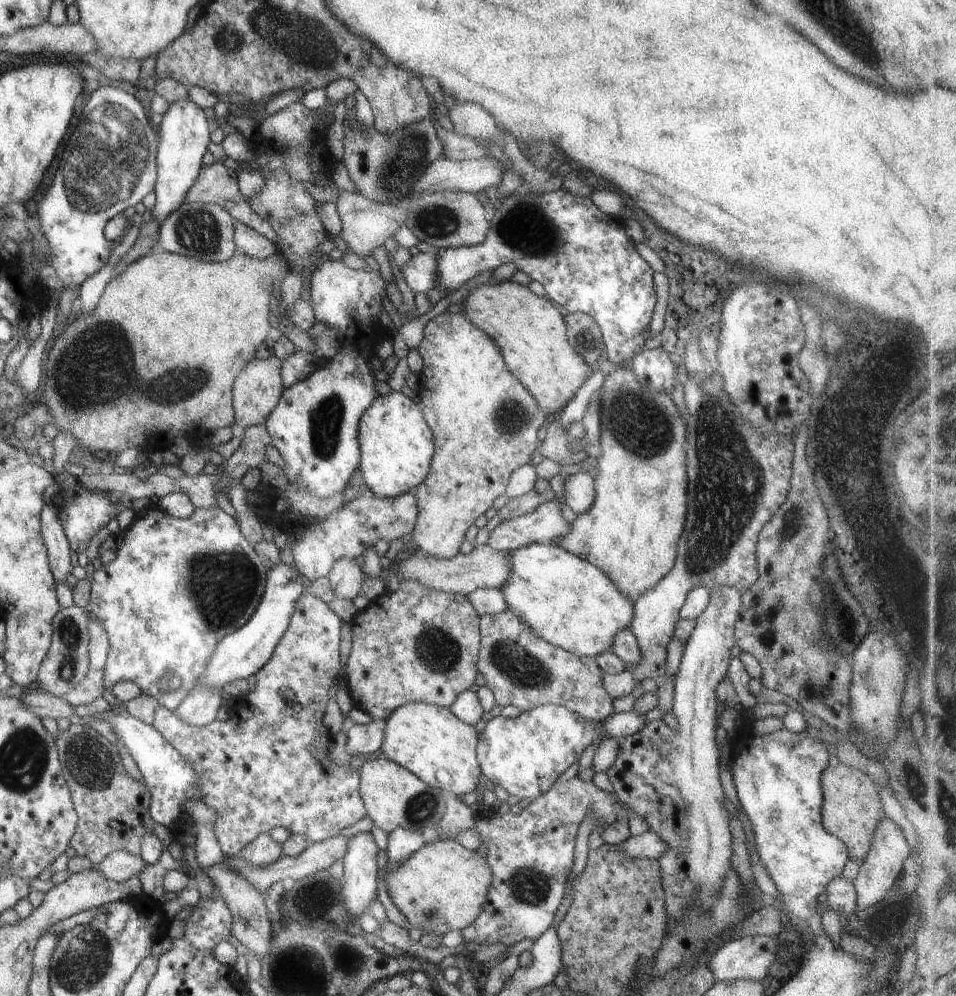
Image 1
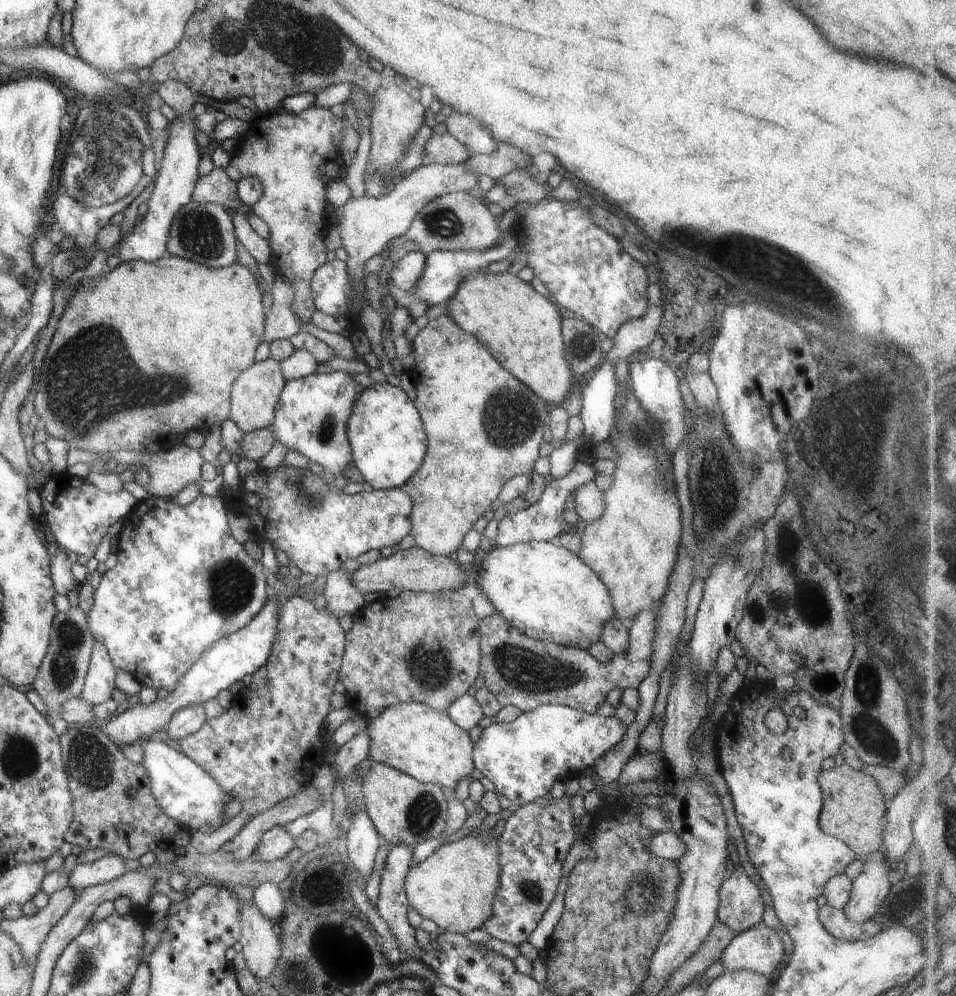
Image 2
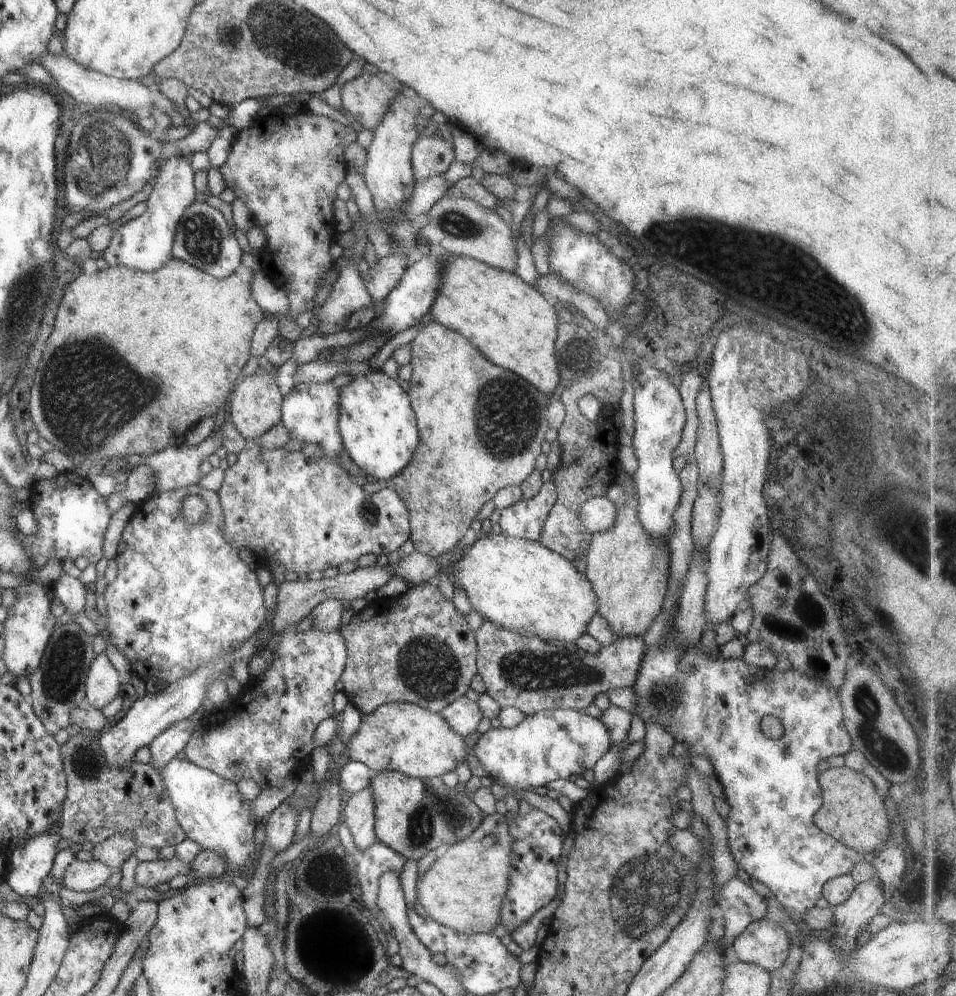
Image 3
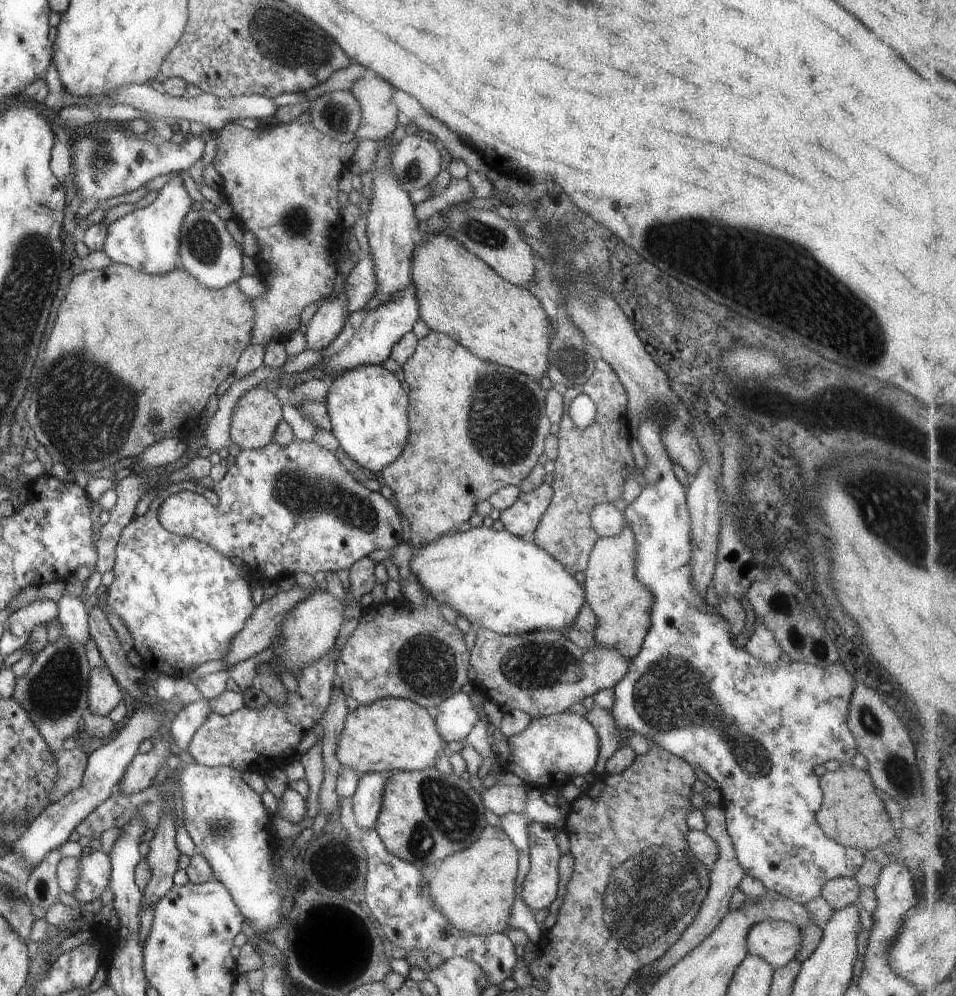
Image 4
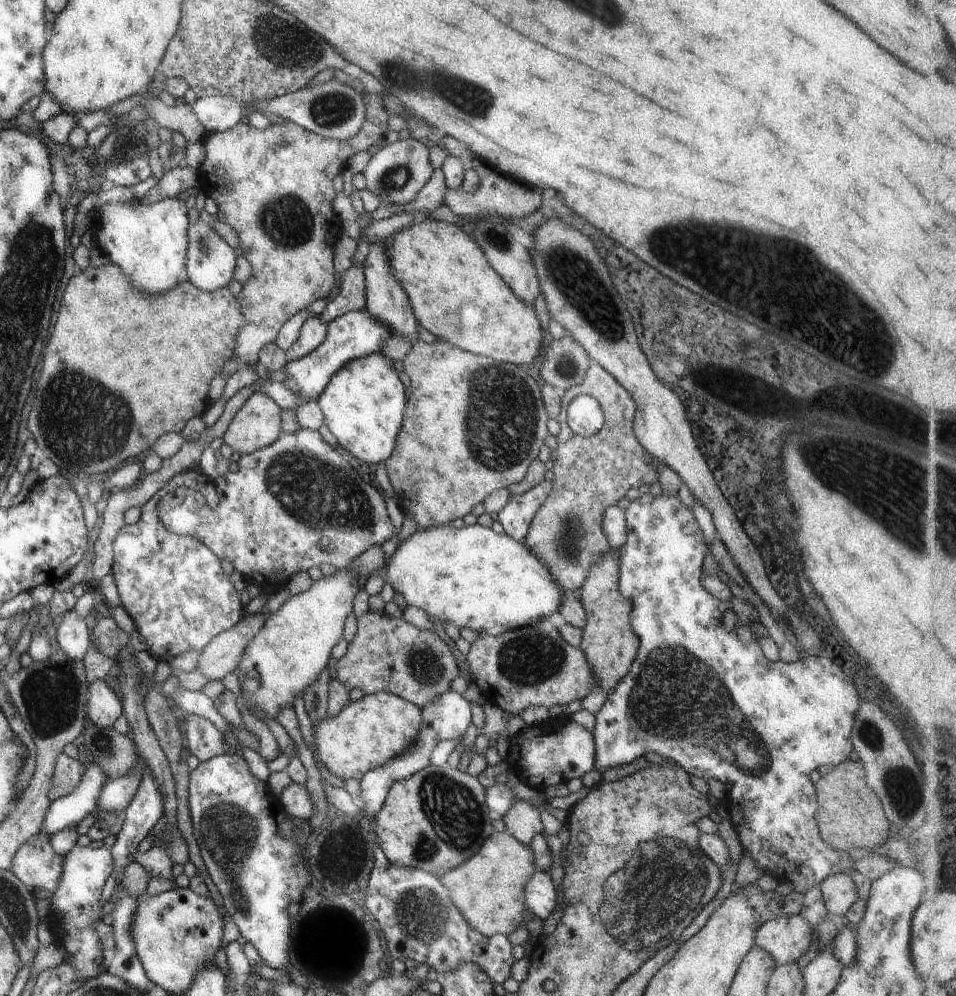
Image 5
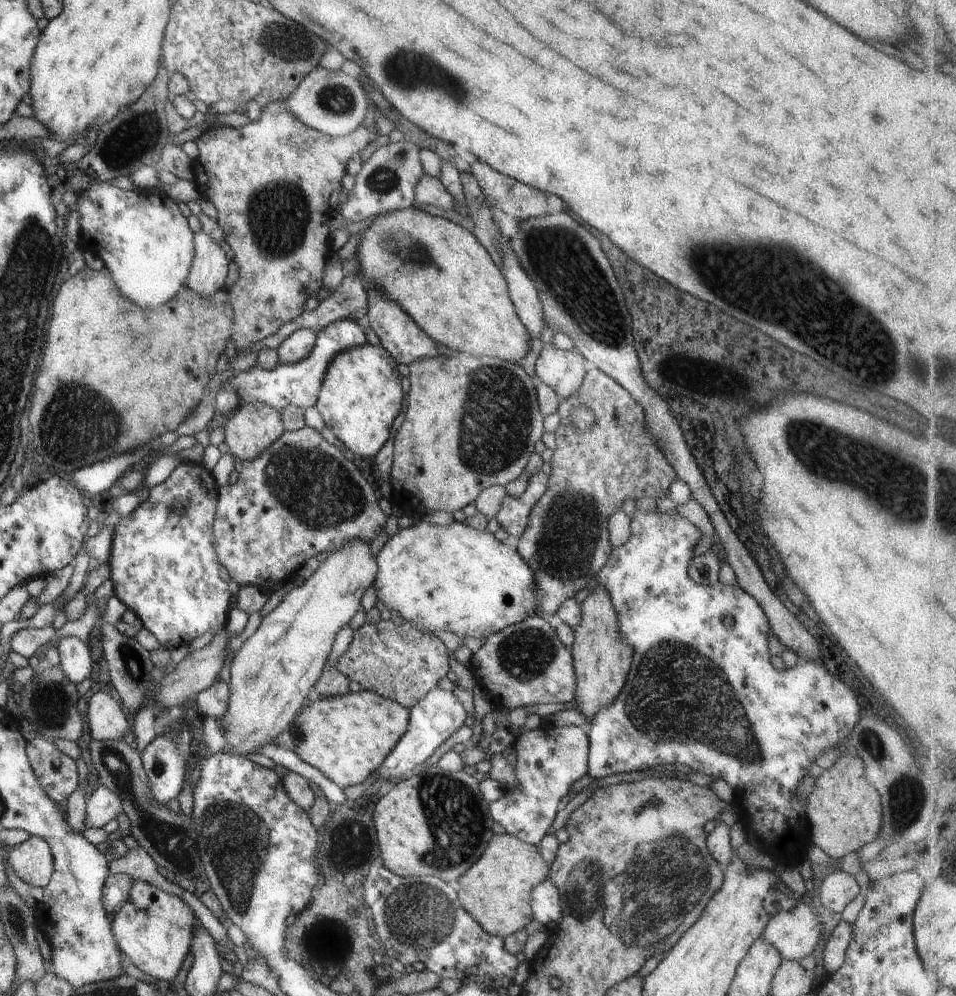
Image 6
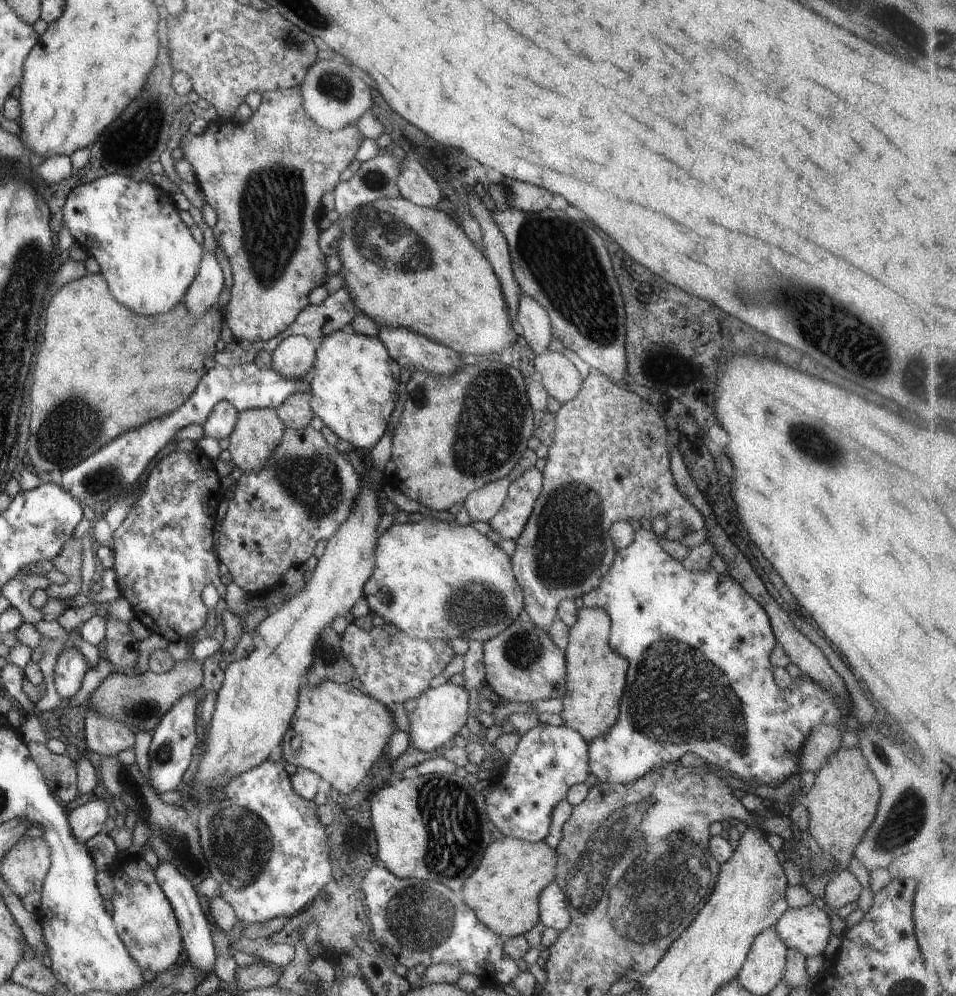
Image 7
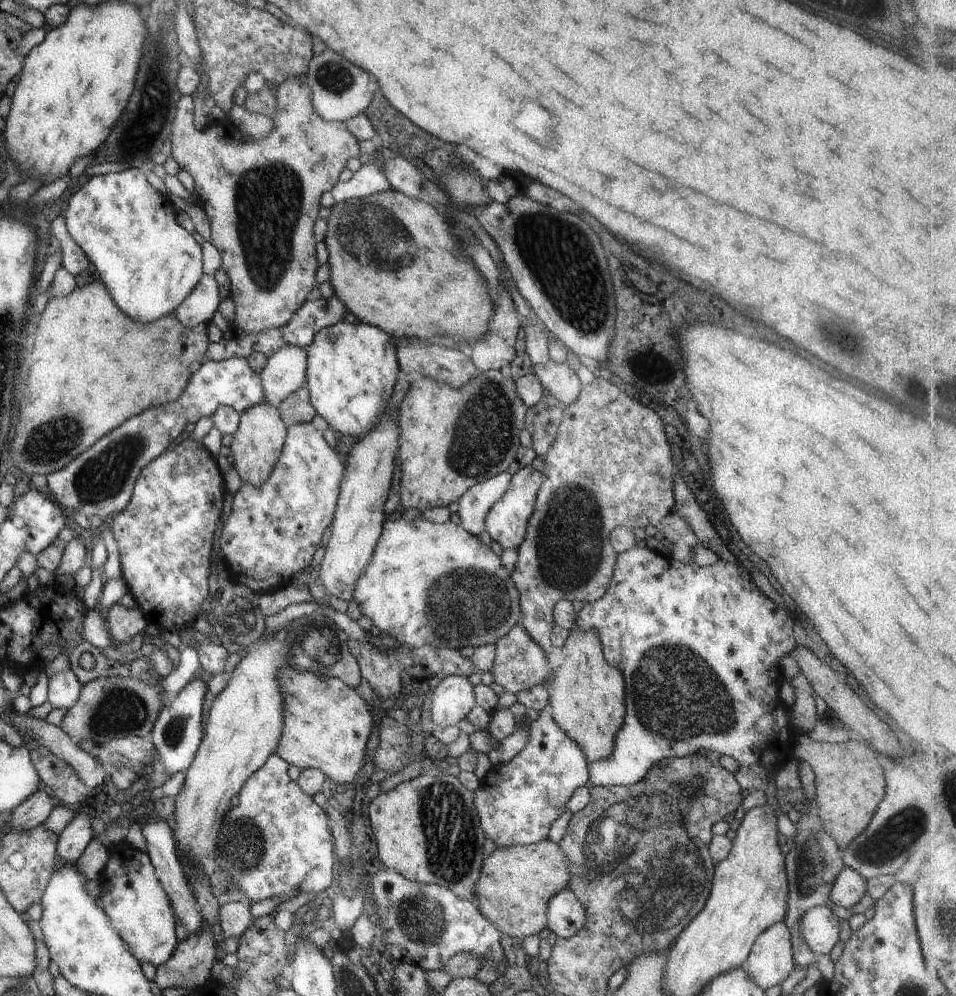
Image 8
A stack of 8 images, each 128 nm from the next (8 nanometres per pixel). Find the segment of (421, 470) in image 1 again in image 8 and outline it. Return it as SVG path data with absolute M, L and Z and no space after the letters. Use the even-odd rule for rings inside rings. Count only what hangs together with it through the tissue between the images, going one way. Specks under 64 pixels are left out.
M340 319L330 326L318 329L312 342L304 347L307 352L306 384L309 389L309 399L328 425L343 435L356 436L362 439L364 435L374 430L382 413L388 408L396 380L401 377L397 359L397 345L389 334L378 327L359 323L344 322Z

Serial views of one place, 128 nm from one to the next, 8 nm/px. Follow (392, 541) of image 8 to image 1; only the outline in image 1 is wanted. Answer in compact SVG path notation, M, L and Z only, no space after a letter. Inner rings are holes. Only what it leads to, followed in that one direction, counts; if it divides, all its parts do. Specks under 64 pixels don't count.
M551 542L530 543L514 549L509 561L511 573L500 590L507 602L507 608L529 626L538 638L562 647L574 656L595 657L601 652L611 650L616 632L626 627L631 628L634 602L626 598L597 566L568 552L564 547Z

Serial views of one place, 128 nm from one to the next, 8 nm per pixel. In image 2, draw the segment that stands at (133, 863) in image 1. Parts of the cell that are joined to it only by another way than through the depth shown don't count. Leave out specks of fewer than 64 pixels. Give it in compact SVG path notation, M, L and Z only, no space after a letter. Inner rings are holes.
M108 854L91 863L77 863L69 874L67 884L76 891L83 891L86 887L116 880L126 871L123 857Z

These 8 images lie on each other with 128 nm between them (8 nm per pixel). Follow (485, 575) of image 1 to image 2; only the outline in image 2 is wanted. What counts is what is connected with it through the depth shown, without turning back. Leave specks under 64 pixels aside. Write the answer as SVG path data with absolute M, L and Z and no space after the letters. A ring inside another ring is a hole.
M481 537L478 549L474 552L472 568L466 572L456 561L448 556L433 555L419 547L412 547L408 550L399 550L389 557L380 557L376 562L360 565L350 575L354 586L364 595L366 592L378 592L381 595L391 588L400 590L434 592L466 588L466 586L477 586L477 576L481 573L481 560L483 556L494 547L494 540L488 537Z

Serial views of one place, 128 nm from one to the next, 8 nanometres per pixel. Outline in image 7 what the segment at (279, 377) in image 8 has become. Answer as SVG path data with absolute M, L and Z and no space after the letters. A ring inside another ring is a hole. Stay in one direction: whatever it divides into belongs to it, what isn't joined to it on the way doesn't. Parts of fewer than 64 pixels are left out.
M303 335L288 336L272 353L272 368L288 378L311 375L318 343Z

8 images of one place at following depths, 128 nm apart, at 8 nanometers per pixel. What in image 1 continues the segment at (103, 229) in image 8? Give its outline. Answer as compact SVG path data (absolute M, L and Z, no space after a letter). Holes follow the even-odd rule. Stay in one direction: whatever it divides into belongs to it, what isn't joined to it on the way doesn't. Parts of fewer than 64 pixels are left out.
M189 98L172 103L165 112L159 126L160 143L157 146L157 181L155 184L156 201L151 208L152 218L161 225L171 212L182 203L190 187L194 184L200 169L202 157L210 142L211 120L206 118L203 108Z

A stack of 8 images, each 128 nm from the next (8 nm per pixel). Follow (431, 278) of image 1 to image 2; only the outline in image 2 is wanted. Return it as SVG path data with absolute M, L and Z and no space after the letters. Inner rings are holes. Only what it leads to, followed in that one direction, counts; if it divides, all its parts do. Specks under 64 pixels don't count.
M420 251L407 253L397 262L397 265L392 268L386 267L383 277L387 277L388 281L392 282L394 286L410 291L415 285L419 274L422 274L422 269L425 270L426 257Z

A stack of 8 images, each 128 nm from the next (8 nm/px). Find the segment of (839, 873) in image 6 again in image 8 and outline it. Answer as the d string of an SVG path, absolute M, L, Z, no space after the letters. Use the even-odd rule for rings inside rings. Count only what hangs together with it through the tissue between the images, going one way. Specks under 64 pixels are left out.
M844 867L836 876L830 892L830 901L836 906L848 909L861 902L866 889L867 879L853 868Z

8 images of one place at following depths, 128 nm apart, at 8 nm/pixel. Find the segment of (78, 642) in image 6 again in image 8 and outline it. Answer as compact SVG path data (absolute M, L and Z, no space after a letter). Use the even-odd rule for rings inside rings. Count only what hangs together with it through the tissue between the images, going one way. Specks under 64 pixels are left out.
M72 668L62 670L50 678L48 702L54 709L70 709L80 698L82 686Z

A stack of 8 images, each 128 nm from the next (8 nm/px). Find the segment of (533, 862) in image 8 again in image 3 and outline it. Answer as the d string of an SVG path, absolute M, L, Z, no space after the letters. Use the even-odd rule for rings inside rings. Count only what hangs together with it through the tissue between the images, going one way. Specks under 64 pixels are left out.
M485 815L480 826L464 840L451 844L417 882L417 901L427 916L459 933L490 933L500 922L509 885L513 838L504 815Z

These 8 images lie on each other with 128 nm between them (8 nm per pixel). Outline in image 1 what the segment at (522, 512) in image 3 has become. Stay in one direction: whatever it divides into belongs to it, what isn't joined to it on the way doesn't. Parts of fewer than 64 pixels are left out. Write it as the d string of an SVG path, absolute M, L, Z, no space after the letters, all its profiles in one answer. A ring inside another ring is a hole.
M560 499L542 503L533 513L502 521L489 532L488 545L499 551L513 551L530 543L551 542L564 536L571 524L562 517Z

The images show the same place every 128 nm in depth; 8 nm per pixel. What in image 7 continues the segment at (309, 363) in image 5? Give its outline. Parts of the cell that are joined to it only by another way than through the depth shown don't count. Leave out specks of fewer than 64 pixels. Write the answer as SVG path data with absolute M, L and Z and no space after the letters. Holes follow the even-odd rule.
M216 363L212 370L206 372L202 380L198 382L196 390L186 402L172 414L164 418L150 420L148 424L128 430L126 434L120 434L112 442L92 454L86 460L82 460L76 466L62 471L62 482L60 486L70 492L80 504L89 506L98 511L102 502L117 495L123 495L125 489L131 484L136 484L136 480L142 476L148 464L161 450L174 439L174 434L190 424L204 425L208 419L212 408L220 400L228 400L232 406L240 413L242 410L255 408L277 408L288 399L290 394L300 392L309 394L311 375L302 376L294 380L288 376L282 376L280 372L272 369L258 368L256 364L235 364L226 368Z

